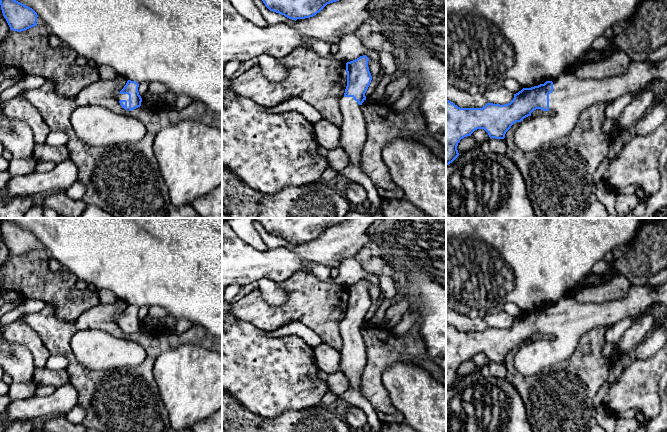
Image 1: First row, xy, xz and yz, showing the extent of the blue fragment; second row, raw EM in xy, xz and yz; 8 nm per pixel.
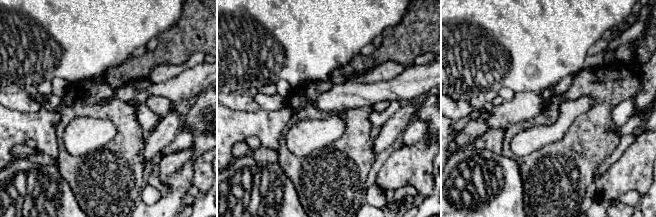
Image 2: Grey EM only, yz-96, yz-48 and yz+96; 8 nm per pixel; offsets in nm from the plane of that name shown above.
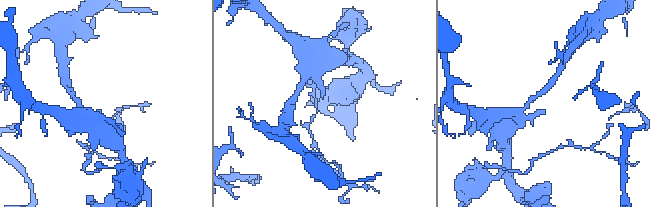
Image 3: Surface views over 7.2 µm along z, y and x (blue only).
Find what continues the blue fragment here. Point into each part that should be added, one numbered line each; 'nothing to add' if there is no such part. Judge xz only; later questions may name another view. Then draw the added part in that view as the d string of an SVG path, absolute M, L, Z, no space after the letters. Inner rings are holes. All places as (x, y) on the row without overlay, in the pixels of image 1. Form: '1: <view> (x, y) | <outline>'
1: xz (353, 354) | M353 321L340 323L342 348L340 372L348 379L348 389L360 388L360 376L367 364L367 353L361 329Z

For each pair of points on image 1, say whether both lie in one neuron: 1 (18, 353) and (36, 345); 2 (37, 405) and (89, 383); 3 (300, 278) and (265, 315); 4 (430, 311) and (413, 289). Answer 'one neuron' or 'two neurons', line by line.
1: two neurons
2: two neurons
3: one neuron
4: one neuron

